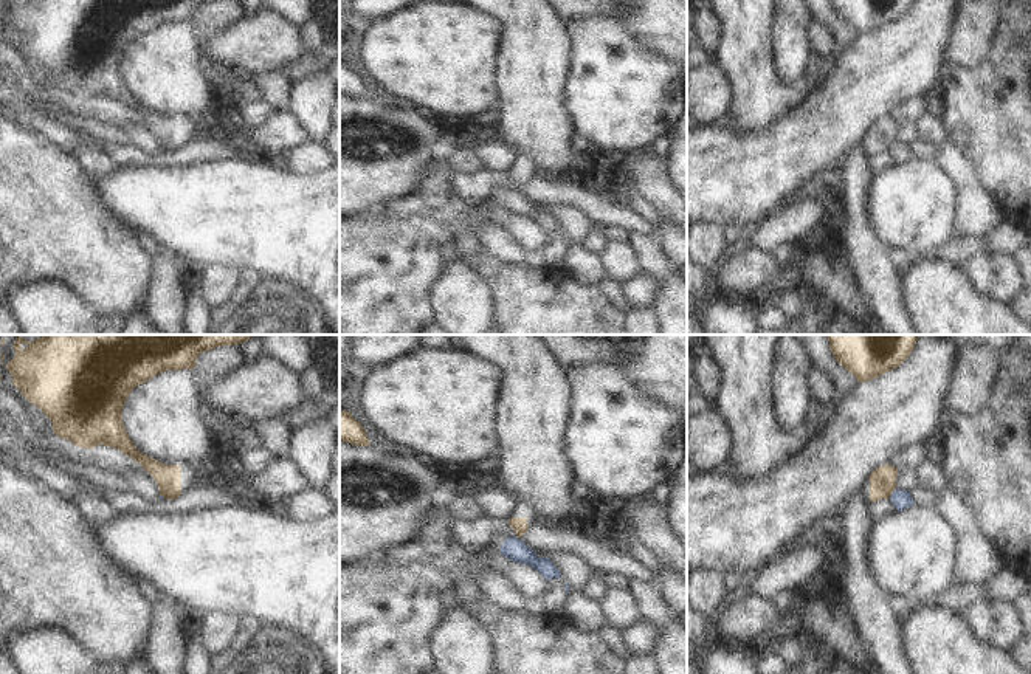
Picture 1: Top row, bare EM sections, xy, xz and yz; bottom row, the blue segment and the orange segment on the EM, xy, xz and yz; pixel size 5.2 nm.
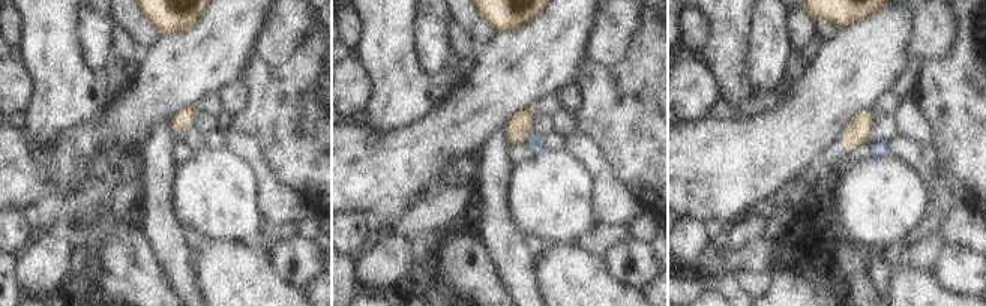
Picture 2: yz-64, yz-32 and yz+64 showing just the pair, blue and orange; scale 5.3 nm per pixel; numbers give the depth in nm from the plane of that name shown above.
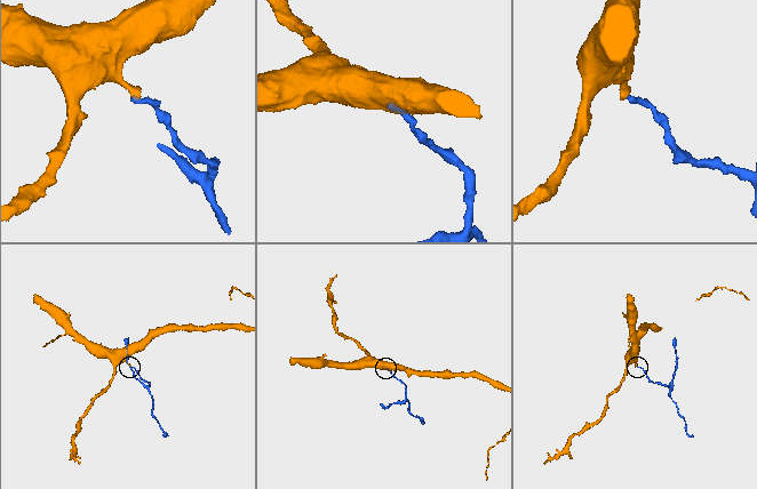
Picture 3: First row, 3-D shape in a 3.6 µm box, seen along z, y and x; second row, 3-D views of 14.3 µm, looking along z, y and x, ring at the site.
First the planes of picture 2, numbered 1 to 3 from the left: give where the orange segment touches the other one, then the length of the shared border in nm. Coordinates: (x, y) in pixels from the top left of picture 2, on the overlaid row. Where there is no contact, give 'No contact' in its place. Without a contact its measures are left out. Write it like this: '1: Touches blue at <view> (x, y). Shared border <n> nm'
1: No contact
2: No contact
3: No contact

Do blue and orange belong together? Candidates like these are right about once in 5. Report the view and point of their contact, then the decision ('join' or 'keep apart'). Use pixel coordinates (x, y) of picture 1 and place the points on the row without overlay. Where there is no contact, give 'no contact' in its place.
contact yz (892, 146); keep apart

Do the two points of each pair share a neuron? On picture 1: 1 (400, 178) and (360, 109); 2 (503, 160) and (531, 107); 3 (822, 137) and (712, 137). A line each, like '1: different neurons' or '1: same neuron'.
1: same neuron
2: different neurons
3: same neuron

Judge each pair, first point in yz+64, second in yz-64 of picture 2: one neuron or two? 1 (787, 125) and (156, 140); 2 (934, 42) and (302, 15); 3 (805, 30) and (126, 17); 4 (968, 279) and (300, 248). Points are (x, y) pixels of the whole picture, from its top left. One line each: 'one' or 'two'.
1: two
2: one
3: two
4: one

